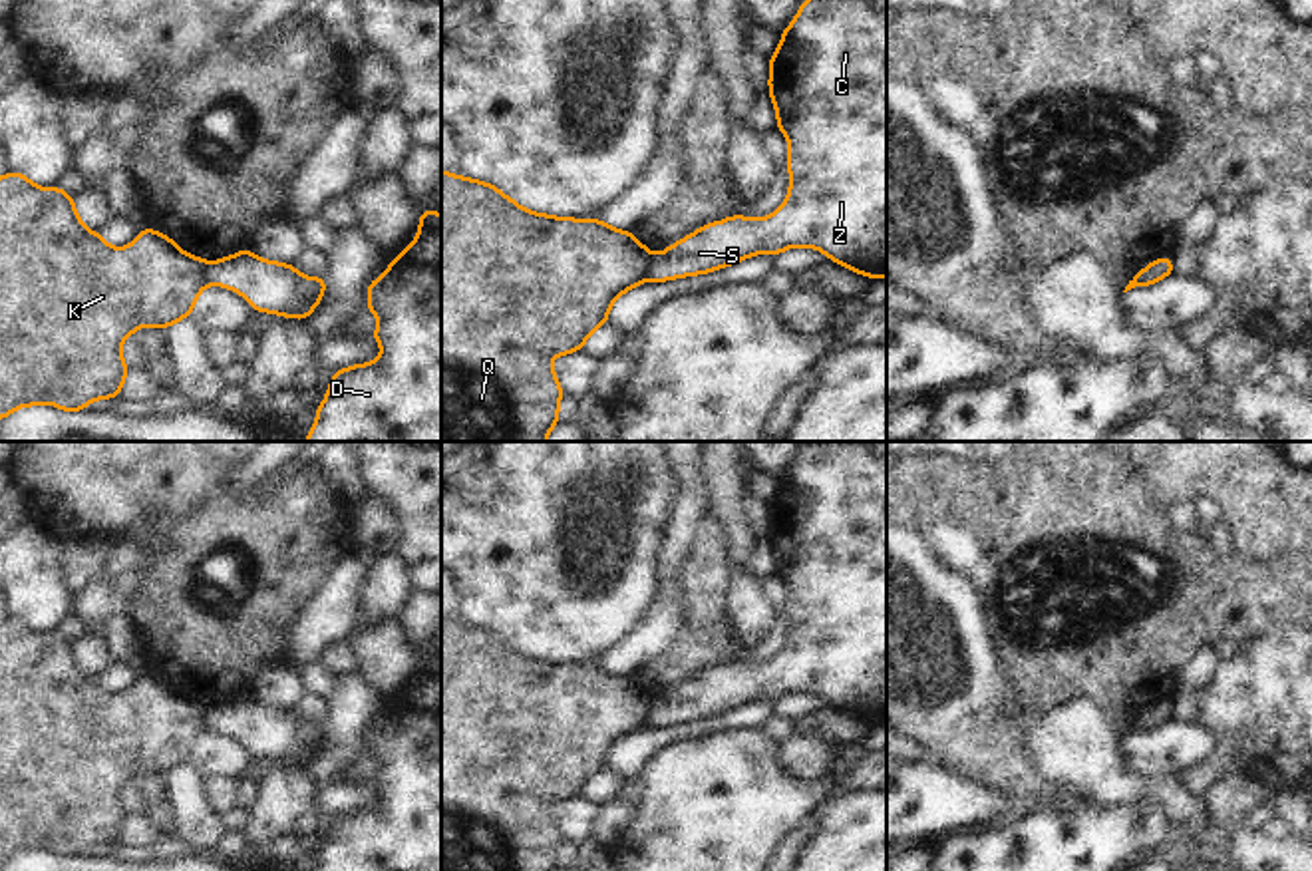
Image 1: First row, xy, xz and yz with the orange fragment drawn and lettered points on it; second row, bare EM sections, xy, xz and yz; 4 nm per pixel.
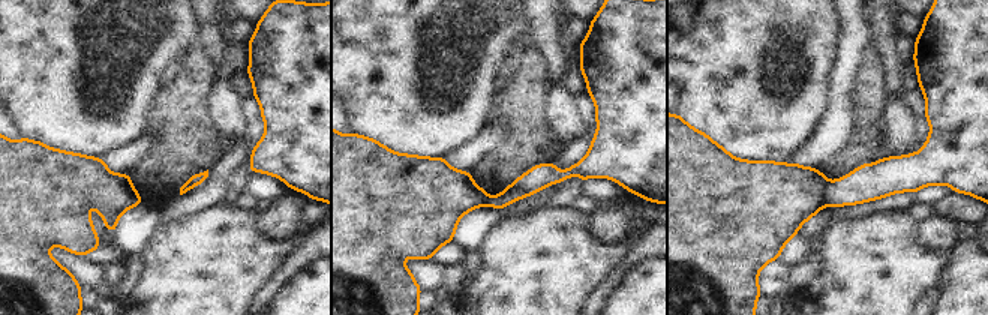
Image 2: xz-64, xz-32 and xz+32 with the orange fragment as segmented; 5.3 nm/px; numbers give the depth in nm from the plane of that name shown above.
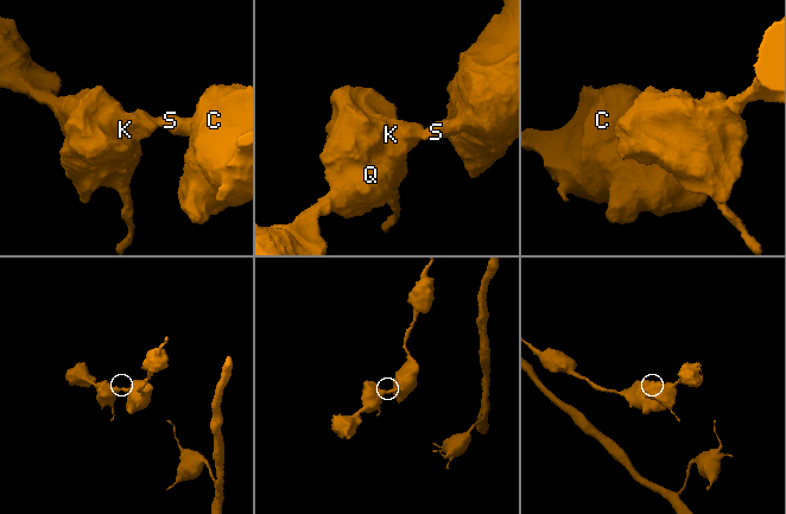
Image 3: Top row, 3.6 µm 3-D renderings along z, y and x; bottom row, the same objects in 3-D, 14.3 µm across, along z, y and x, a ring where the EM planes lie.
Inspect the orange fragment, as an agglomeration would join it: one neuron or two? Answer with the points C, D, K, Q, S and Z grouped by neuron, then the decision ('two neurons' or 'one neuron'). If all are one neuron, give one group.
C D S Z / K Q | two neurons

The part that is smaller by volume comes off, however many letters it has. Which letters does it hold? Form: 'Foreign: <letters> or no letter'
Foreign: K, Q

